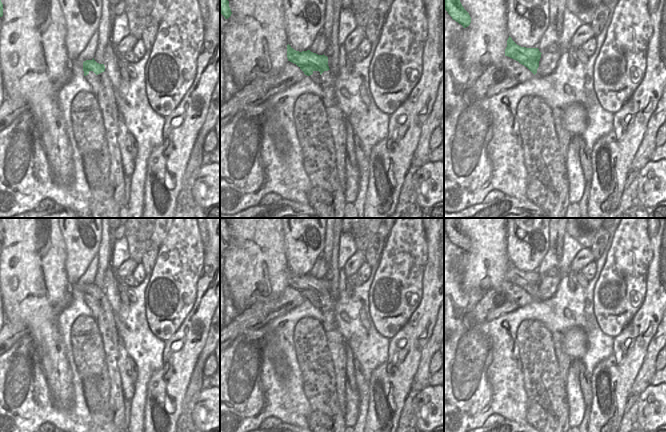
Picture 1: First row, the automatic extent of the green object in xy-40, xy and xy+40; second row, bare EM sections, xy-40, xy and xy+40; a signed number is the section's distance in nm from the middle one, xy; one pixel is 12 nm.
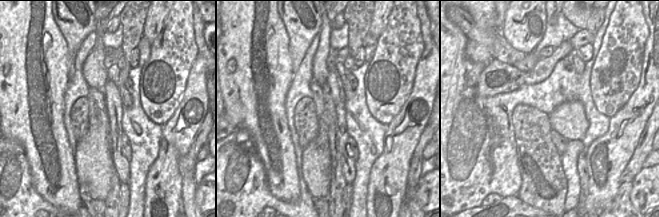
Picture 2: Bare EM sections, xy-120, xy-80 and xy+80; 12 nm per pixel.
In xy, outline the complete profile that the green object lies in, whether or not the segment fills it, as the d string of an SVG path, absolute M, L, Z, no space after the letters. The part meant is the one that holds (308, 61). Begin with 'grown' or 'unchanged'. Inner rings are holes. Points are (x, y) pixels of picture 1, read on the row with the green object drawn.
grown; M287 45L288 61L296 64L305 75L310 76L314 71L320 72L320 85L323 89L321 100L327 113L328 125L331 130L336 152L336 169L340 185L345 189L347 176L345 174L345 141L347 132L345 130L345 116L336 102L335 76L328 66L328 57L307 51L296 51Z

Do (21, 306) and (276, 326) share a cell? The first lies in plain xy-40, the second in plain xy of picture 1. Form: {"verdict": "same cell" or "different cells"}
{"verdict": "different cells"}

